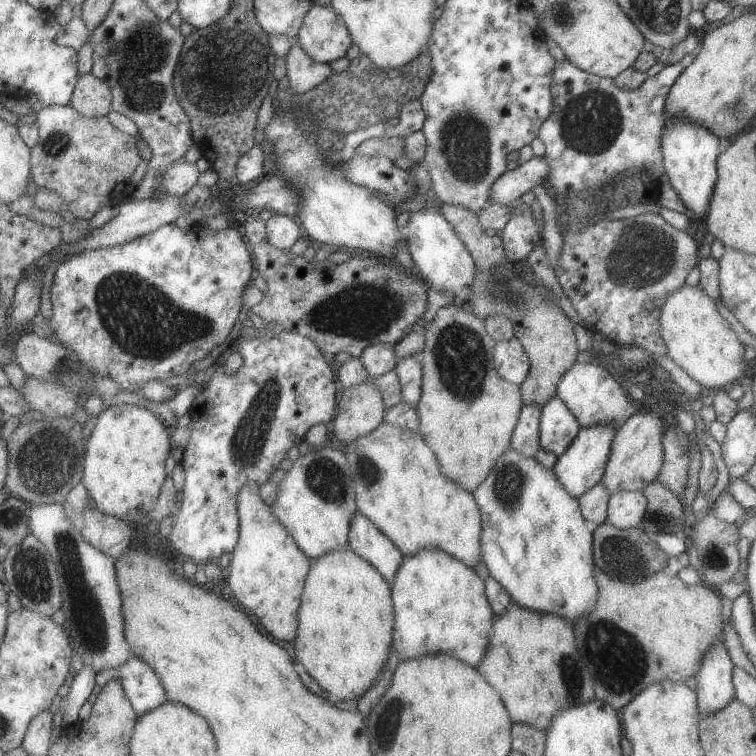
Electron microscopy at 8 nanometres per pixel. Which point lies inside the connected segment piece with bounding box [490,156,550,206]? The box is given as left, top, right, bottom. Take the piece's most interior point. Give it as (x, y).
(509, 188)

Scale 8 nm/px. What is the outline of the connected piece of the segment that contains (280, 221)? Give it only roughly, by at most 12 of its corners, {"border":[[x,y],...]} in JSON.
{"border":[[275,213],[265,222],[268,242],[290,251],[305,234],[300,222]]}

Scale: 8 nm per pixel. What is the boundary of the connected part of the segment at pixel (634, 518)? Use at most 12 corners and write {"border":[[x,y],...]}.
{"border":[[642,491],[611,494],[607,521],[639,527],[647,510]]}

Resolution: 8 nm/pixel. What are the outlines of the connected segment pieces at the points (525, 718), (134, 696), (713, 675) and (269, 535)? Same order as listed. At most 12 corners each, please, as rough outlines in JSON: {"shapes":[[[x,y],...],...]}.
{"shapes":[[[515,603],[477,670],[546,732],[597,698],[569,619]],[[136,655],[97,674],[118,679],[137,715],[168,701],[156,672]],[[722,641],[703,657],[697,706],[719,712],[735,697],[734,664]],[[238,494],[228,584],[276,640],[295,640],[312,560],[260,496]]]}

